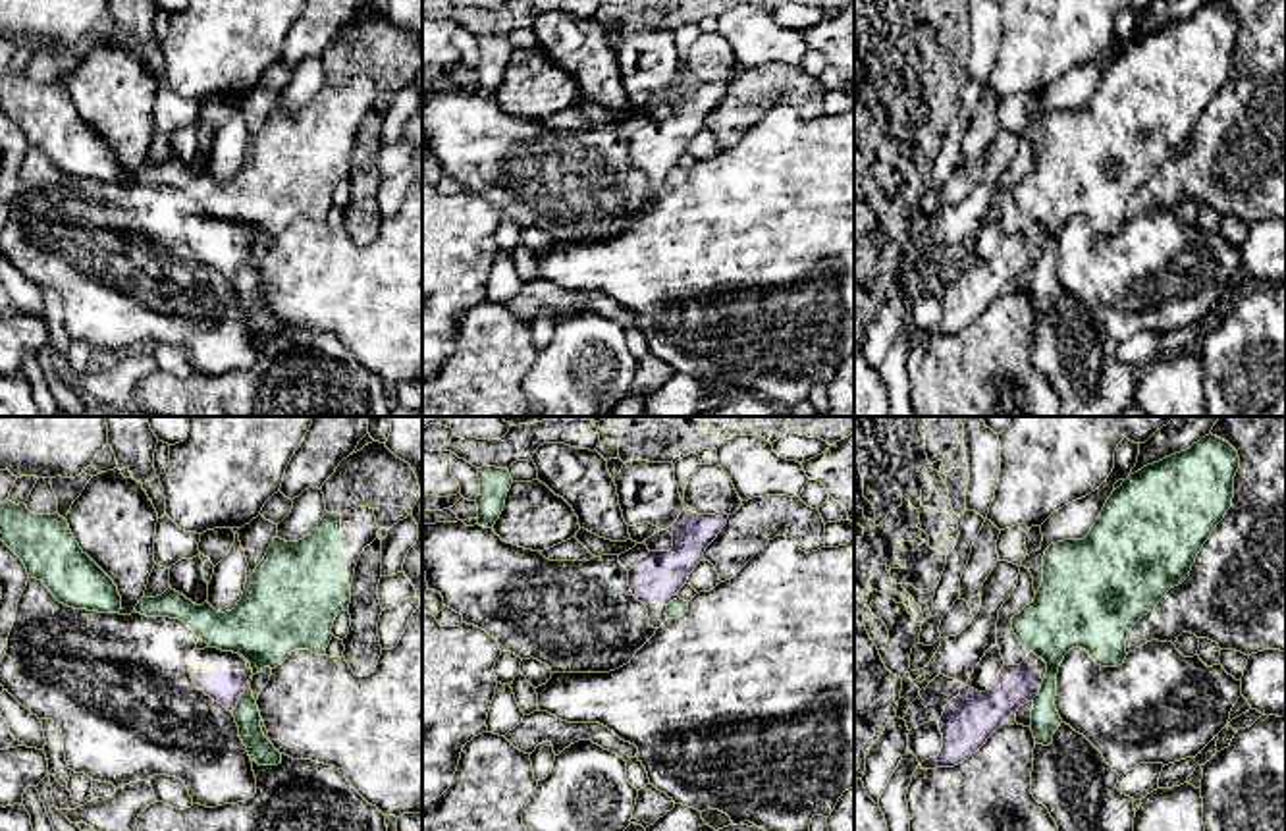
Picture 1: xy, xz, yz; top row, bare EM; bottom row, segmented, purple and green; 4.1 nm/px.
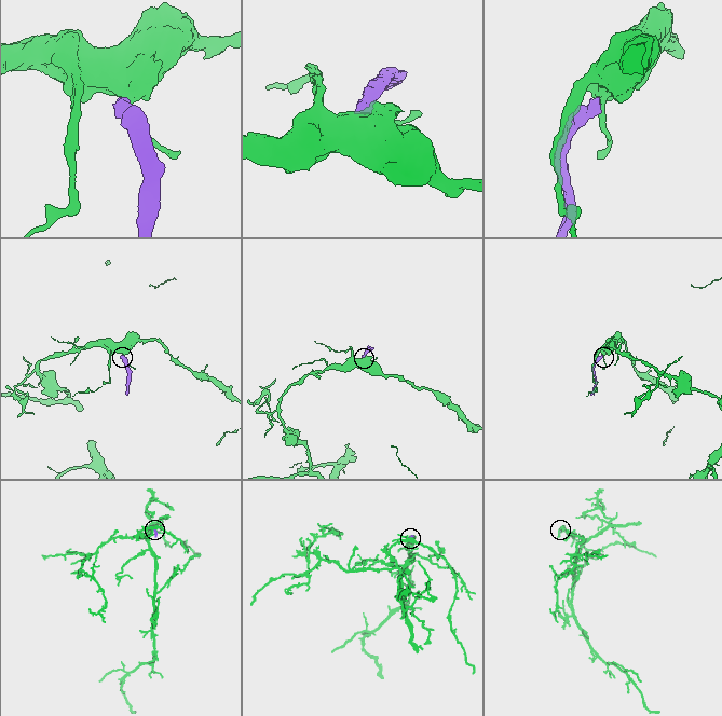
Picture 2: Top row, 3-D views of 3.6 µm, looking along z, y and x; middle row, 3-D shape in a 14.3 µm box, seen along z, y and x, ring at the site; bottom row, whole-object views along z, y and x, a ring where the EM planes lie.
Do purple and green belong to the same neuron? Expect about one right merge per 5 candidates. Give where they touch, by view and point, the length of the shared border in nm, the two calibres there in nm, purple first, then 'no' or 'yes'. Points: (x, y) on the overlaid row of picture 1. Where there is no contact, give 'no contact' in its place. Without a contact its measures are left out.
xy (247, 683) | 260 nm | 140/300 nm | no

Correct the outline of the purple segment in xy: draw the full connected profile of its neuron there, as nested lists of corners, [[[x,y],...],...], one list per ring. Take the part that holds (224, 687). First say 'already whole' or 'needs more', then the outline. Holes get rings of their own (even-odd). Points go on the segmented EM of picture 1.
needs more; [[[208,646],[189,656],[189,673],[199,690],[233,713],[253,669],[243,656]]]

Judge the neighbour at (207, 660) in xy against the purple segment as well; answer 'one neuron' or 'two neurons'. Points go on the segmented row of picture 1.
one neuron

